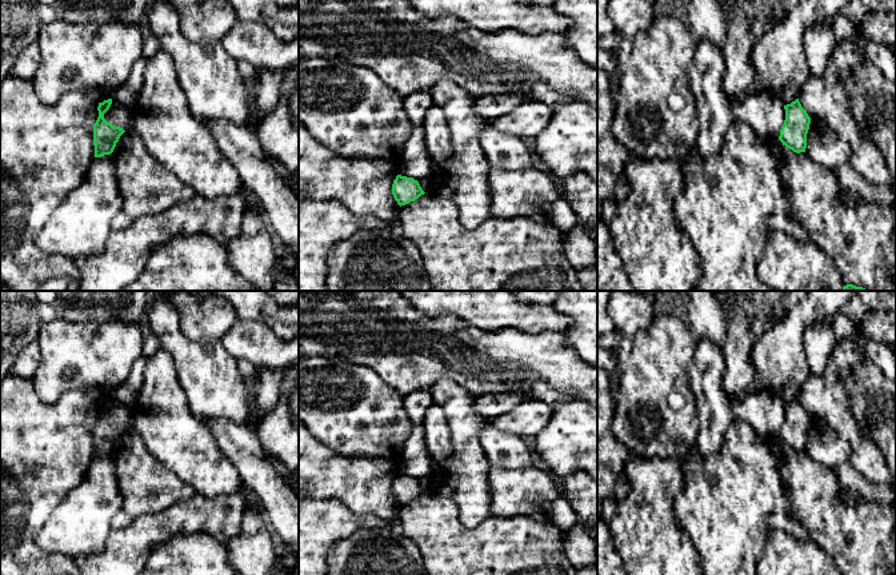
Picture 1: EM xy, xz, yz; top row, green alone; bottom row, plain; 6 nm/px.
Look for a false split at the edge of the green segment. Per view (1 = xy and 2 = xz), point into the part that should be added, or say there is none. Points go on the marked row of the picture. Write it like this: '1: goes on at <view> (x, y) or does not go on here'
1: does not go on here
2: does not go on here

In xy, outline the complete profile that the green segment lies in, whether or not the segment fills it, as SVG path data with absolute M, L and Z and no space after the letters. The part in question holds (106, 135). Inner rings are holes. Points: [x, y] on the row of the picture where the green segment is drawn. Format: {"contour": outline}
{"contour": "M112 99L99 103L99 117L93 124L93 145L95 157L111 155L119 141L120 136L125 132L120 127L115 127L104 119L104 113L109 109Z"}

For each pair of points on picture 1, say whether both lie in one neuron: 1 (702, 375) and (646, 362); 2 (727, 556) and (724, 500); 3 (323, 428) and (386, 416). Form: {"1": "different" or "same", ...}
{"1": "different", "2": "same", "3": "same"}

